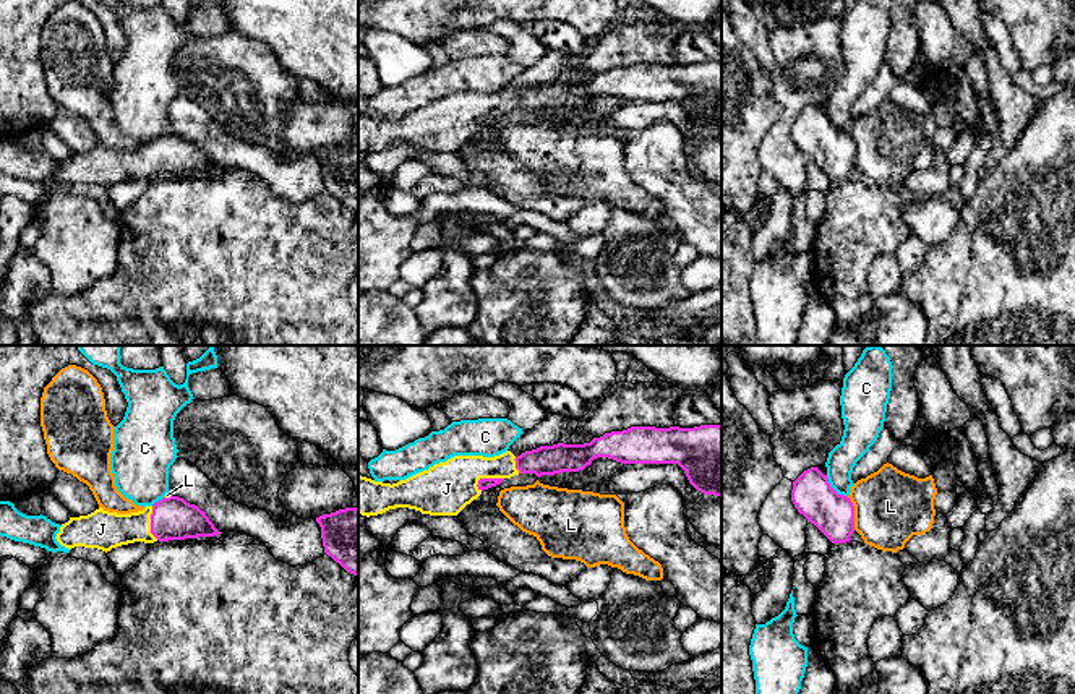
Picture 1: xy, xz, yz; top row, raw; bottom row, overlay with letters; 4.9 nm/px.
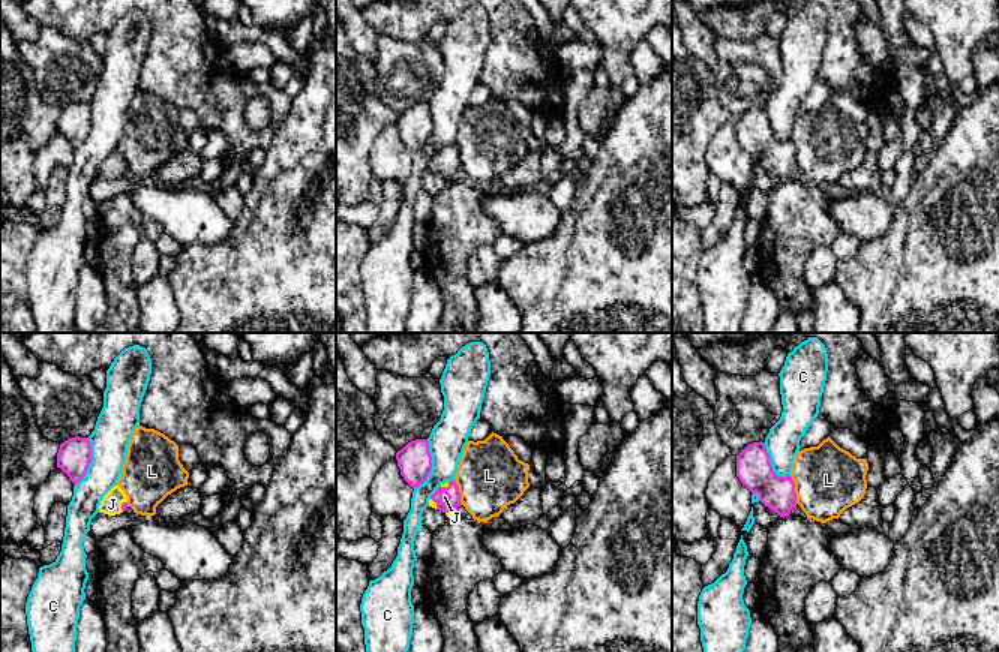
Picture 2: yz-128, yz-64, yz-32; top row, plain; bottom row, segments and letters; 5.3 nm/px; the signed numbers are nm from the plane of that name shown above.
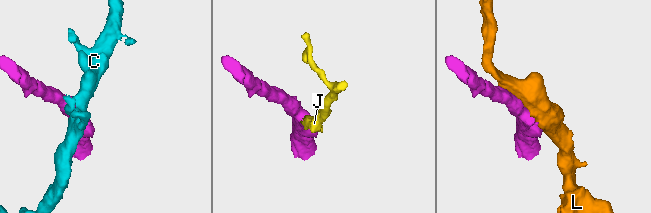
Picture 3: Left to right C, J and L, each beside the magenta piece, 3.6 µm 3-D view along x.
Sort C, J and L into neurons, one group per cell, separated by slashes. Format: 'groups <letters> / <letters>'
groups C / J / L

